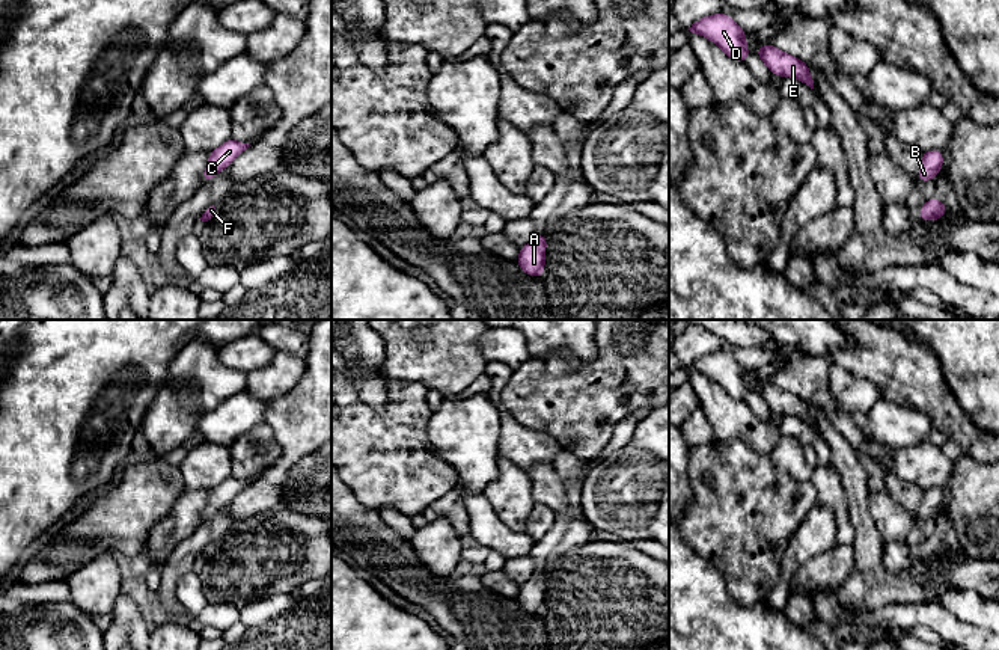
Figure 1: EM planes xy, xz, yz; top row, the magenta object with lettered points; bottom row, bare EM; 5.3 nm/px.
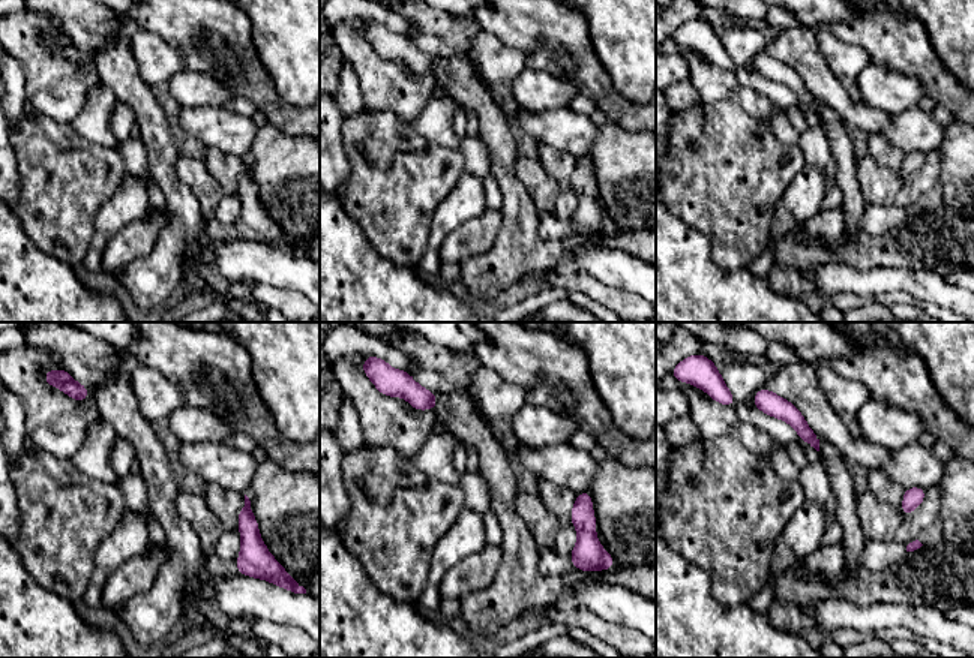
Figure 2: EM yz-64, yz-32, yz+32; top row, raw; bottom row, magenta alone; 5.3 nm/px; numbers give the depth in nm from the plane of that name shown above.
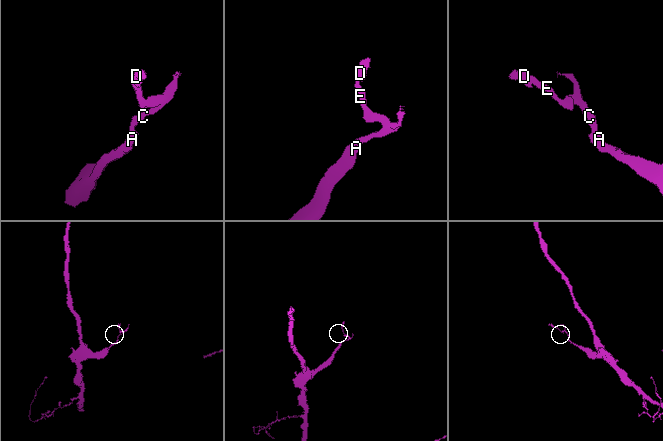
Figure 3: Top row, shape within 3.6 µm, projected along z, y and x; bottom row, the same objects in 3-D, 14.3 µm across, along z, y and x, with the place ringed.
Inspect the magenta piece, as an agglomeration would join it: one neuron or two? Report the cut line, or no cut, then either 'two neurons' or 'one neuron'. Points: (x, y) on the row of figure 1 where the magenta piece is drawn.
cut none; one neuron

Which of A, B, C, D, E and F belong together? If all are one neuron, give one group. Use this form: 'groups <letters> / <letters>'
groups A B C D E F

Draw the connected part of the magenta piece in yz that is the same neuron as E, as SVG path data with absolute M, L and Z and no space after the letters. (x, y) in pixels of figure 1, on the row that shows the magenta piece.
M764 44L758 48L756 56L765 63L765 66L778 77L794 77L803 84L814 89L814 80L806 62L787 54L771 44Z

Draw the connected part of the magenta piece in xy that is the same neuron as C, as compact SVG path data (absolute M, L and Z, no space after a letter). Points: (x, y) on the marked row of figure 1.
M228 139L221 146L209 152L208 164L202 173L205 184L212 181L212 178L223 169L226 169L243 151L246 151L249 143L241 143L235 139Z

